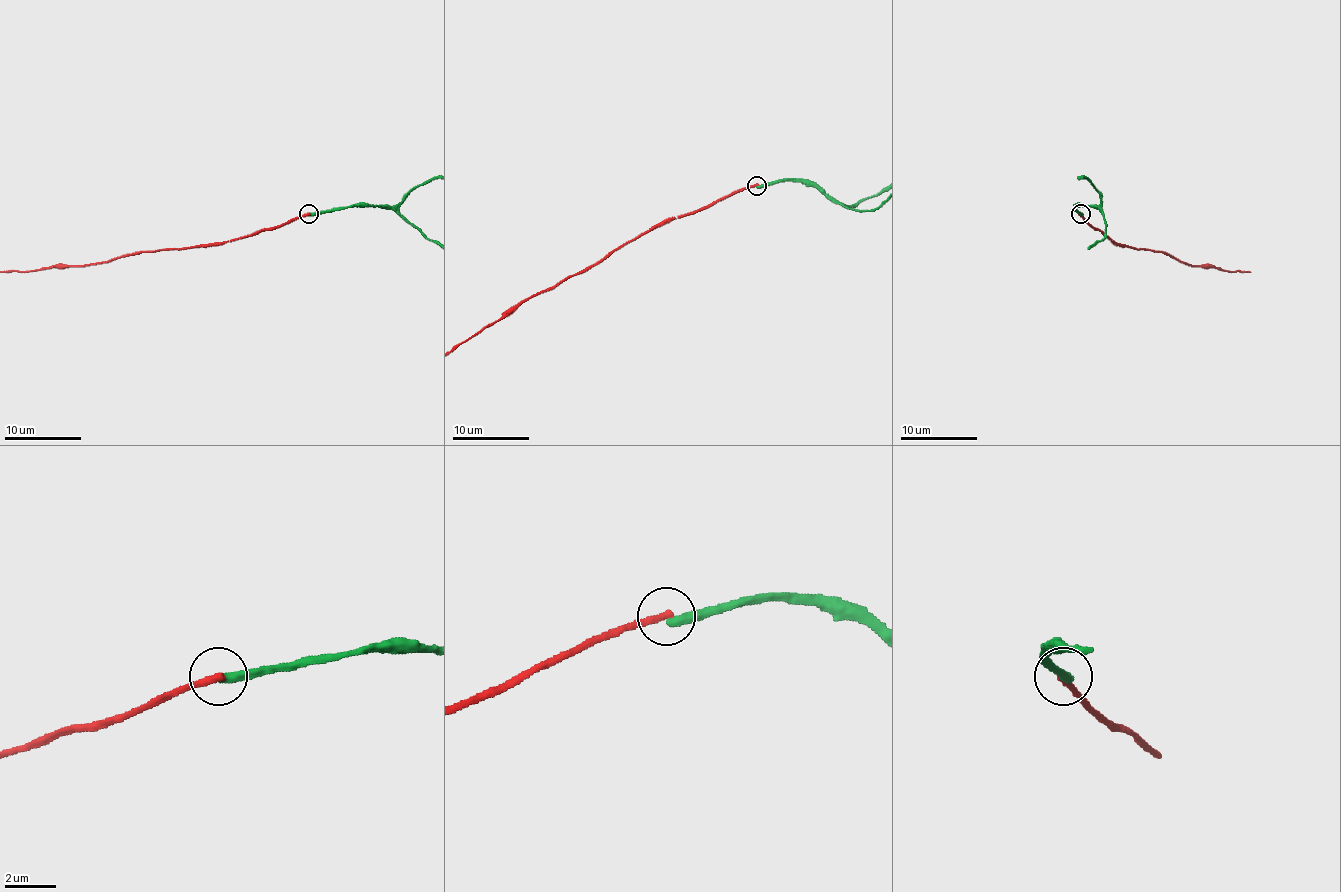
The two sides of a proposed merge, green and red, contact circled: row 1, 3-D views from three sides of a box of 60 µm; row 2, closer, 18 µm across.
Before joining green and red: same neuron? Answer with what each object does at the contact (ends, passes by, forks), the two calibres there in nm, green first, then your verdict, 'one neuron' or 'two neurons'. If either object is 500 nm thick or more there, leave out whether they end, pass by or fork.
green ends | red ends | 380/300 nm | two neurons

